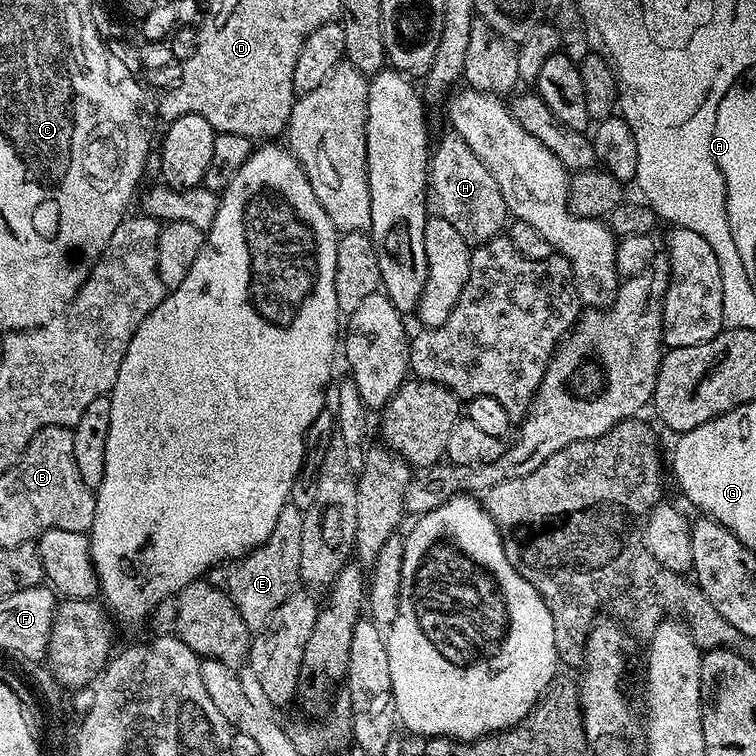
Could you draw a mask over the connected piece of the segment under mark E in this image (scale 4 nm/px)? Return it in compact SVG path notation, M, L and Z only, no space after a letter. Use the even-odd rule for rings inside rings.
M292 502L285 504L282 514L278 514L278 522L274 522L274 530L270 530L270 538L266 538L266 542L264 544L259 544L252 552L247 552L245 556L239 557L239 559L237 559L235 563L227 569L228 579L226 591L228 597L230 597L234 602L234 606L238 610L238 614L242 614L242 622L246 622L246 626L249 630L259 630L263 628L264 623L270 618L270 614L274 614L274 610L278 610L278 606L282 606L282 602L286 602L286 598L291 596L294 589L300 584L300 563L302 562L302 522L304 521L304 513L299 507L296 509L294 504L295 503Z

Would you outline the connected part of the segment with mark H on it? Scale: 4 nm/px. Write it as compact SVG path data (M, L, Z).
M455 134L447 135L441 138L437 148L435 145L430 156L431 195L436 195L436 204L440 207L437 208L439 215L444 216L446 222L450 222L450 226L454 226L454 230L458 230L458 234L462 234L462 238L468 245L487 244L488 241L505 231L506 221L510 216L506 202L502 198L502 190L498 190L498 182L494 182L494 174L490 174L490 170L486 170L486 166L482 166L482 162L478 162L478 154L474 154L474 150L470 150L470 146L466 146L464 139Z

